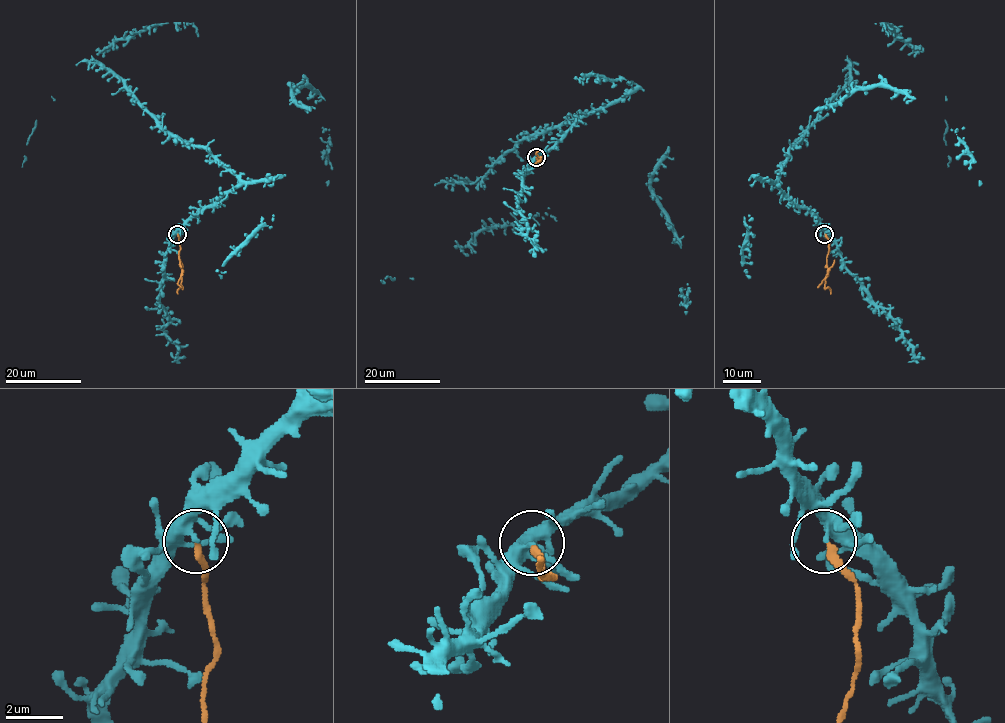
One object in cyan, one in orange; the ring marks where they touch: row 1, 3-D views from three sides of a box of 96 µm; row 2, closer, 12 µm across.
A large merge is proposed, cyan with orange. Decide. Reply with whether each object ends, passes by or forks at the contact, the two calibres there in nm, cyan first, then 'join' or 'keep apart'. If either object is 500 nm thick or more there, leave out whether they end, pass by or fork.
cyan forks; orange ends; calibres 220 and 260 nm; keep apart

